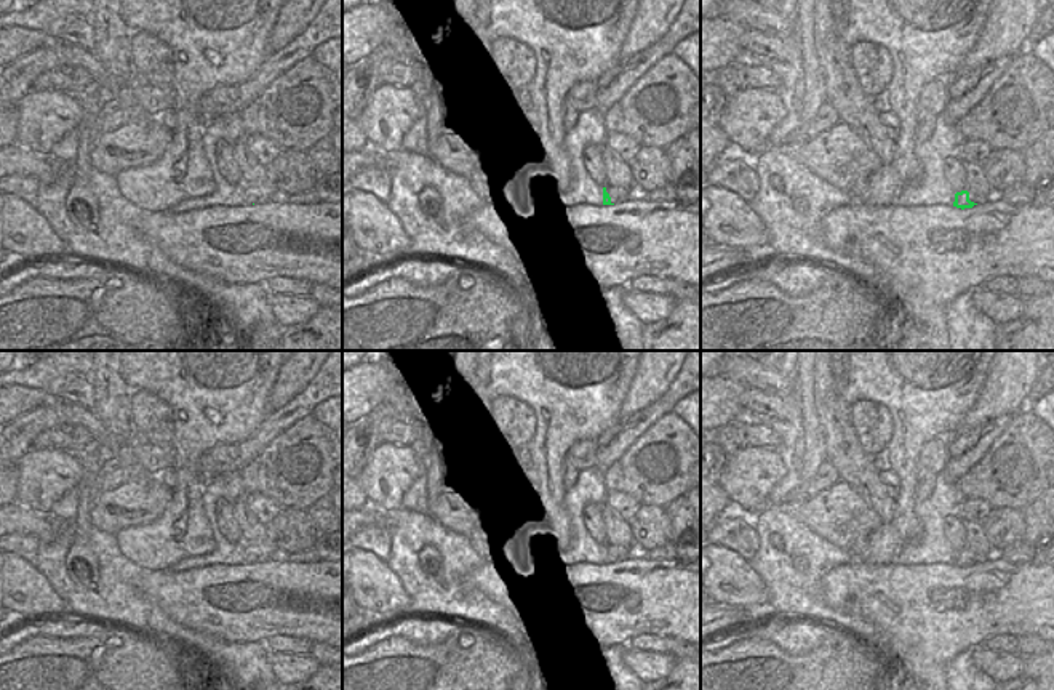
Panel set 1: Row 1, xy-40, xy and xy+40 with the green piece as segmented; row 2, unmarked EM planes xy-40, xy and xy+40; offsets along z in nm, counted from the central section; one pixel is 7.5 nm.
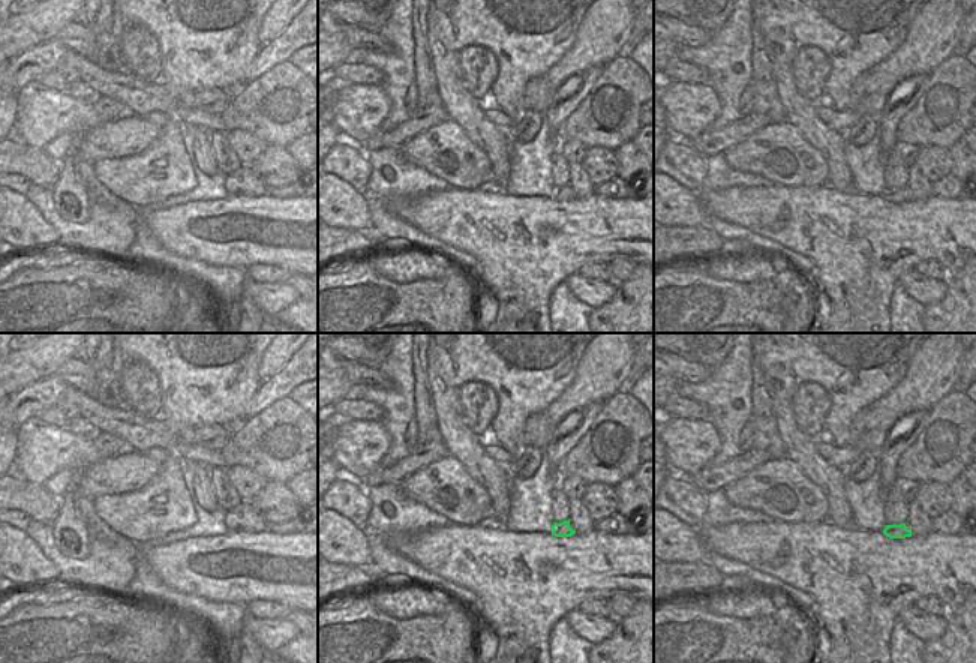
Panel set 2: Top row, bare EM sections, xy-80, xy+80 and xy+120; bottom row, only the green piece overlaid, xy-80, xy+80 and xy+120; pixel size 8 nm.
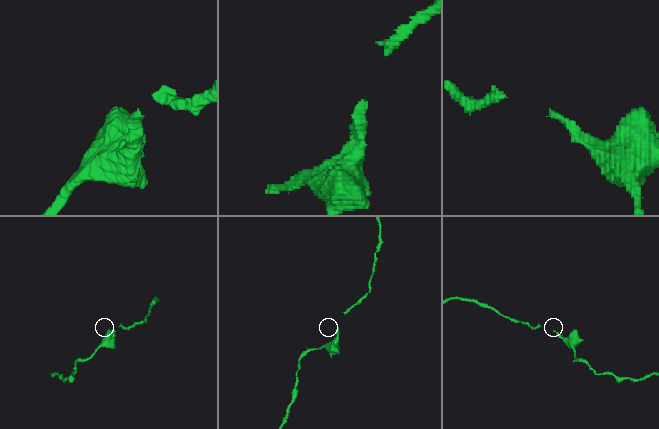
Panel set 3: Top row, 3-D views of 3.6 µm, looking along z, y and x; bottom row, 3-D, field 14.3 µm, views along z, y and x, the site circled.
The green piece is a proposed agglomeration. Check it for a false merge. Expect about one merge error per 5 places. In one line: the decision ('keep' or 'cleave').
keep

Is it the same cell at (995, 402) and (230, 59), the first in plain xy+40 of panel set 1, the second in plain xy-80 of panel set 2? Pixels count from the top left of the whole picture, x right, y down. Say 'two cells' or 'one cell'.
two cells

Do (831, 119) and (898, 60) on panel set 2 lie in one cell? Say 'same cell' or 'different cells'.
same cell

